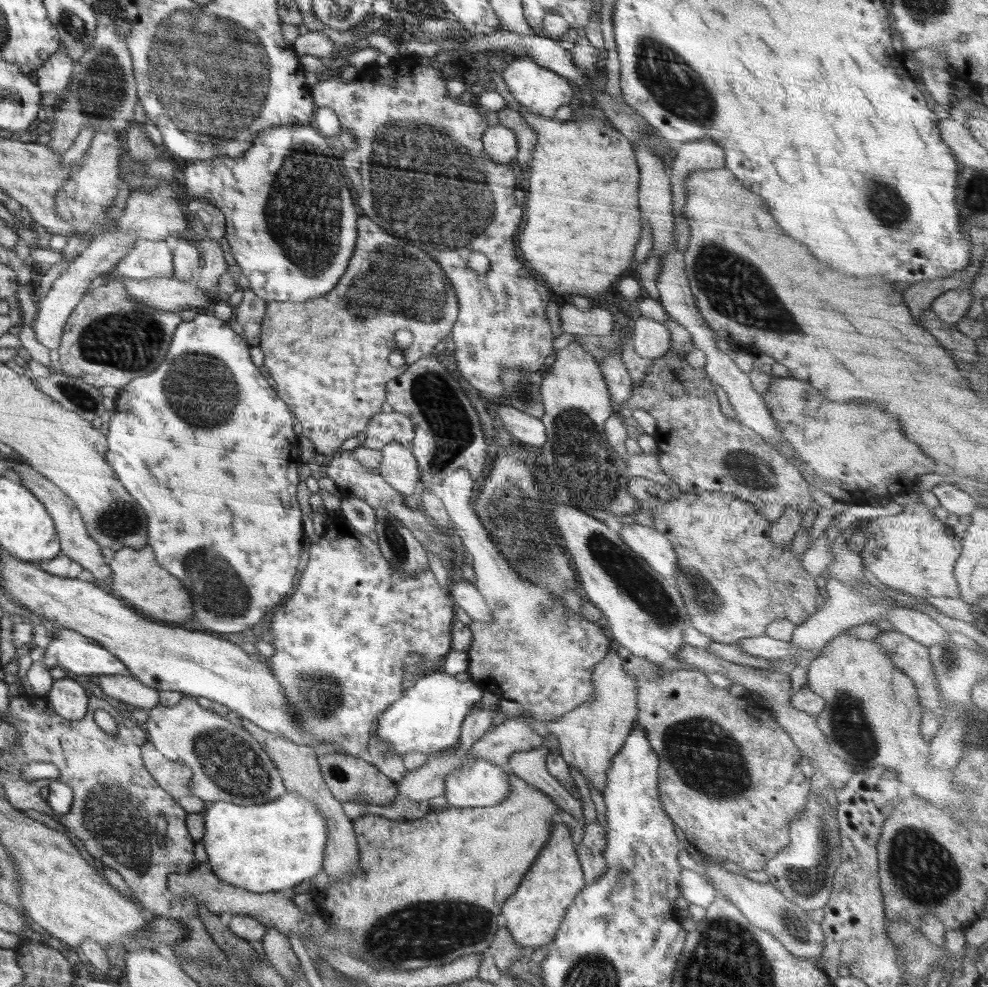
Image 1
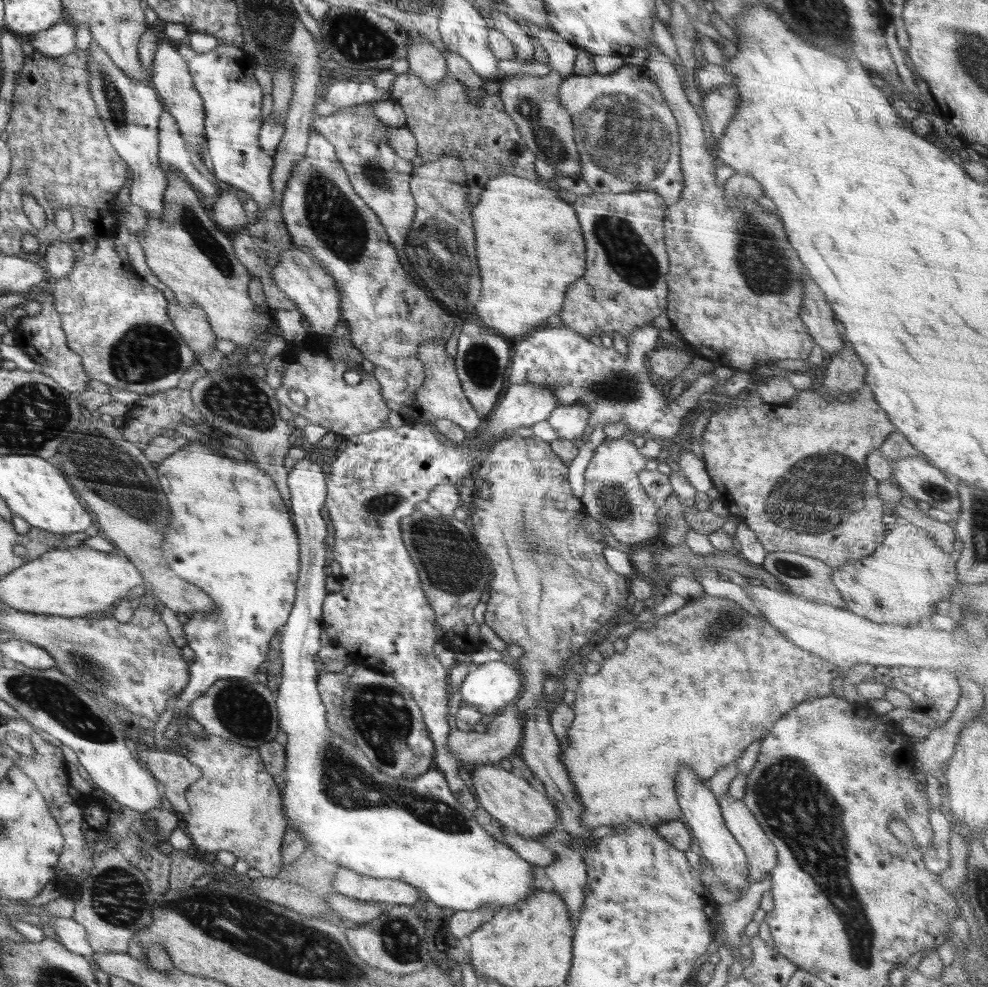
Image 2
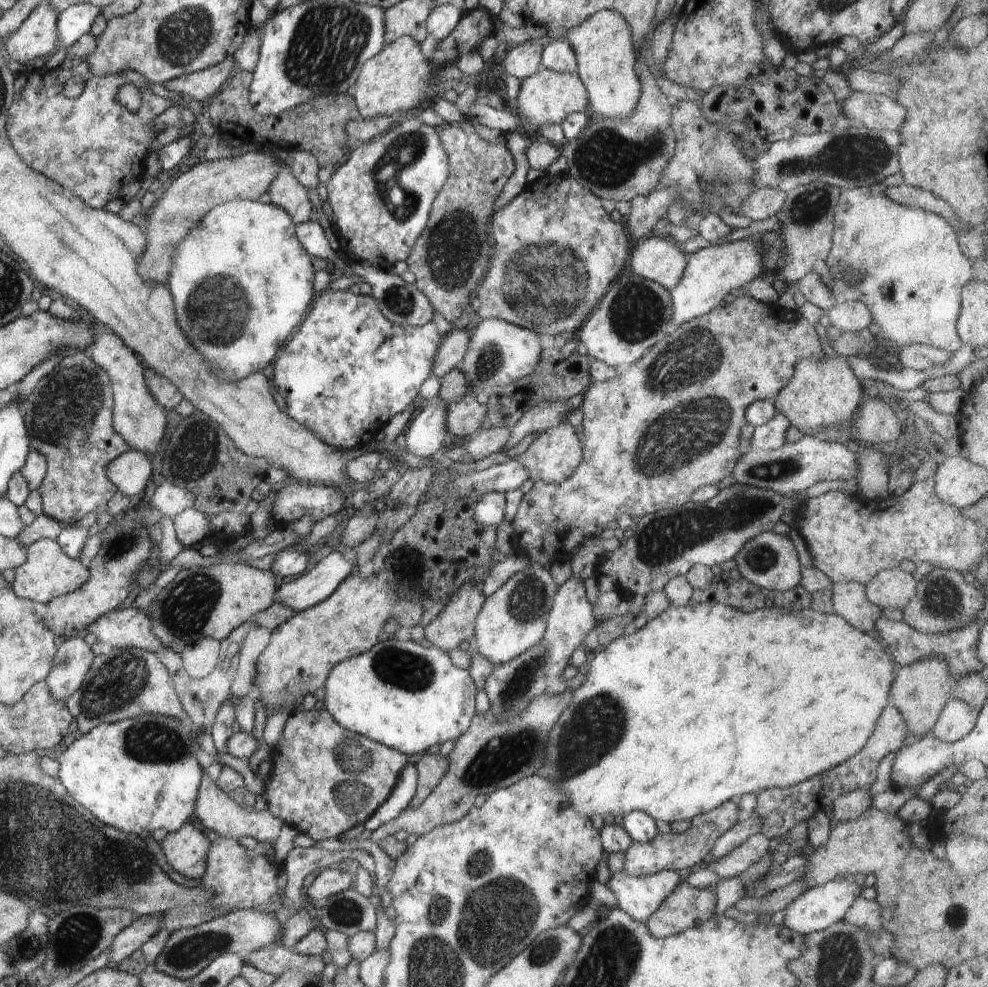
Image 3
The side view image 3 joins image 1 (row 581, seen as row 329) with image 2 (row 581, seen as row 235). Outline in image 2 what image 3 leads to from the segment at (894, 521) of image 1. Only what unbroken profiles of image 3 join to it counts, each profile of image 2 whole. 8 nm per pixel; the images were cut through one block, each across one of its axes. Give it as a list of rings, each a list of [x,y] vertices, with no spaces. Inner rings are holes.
[[[911,523],[904,525],[890,524],[886,528],[883,543],[866,558],[848,561],[832,573],[835,587],[842,596],[846,608],[858,616],[875,623],[889,625],[916,626],[922,617],[936,613],[936,603],[946,601],[957,584],[955,569],[956,557],[936,545],[925,530]]]

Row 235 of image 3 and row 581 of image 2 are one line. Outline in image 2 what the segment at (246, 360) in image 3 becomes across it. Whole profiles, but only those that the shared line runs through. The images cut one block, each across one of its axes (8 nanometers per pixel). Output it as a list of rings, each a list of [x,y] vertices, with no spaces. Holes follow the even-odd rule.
[[[202,441],[195,443],[196,446],[190,444],[194,452],[188,450],[186,454],[188,446],[185,446],[158,466],[158,480],[168,496],[170,506],[174,506],[172,516],[176,532],[166,534],[162,542],[166,562],[178,577],[198,586],[216,604],[214,612],[210,614],[194,612],[182,618],[187,640],[186,652],[190,656],[190,678],[178,697],[173,719],[167,726],[170,728],[174,724],[181,727],[181,731],[188,718],[191,718],[188,714],[190,704],[202,696],[216,680],[229,677],[253,678],[256,668],[267,660],[270,639],[283,628],[290,616],[300,572],[300,542],[291,524],[290,512],[283,504],[272,478],[258,468],[258,461],[234,462],[212,452],[214,446],[198,448],[198,444],[202,446]]]

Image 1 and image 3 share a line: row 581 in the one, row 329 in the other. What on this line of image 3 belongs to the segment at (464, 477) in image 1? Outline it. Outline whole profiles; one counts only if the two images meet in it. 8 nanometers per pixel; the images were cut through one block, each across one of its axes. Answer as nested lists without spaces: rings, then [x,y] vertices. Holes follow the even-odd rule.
[[[502,319],[478,320],[476,330],[470,337],[470,346],[464,355],[462,374],[473,393],[489,392],[494,386],[508,386],[534,374],[542,358],[540,334]]]

